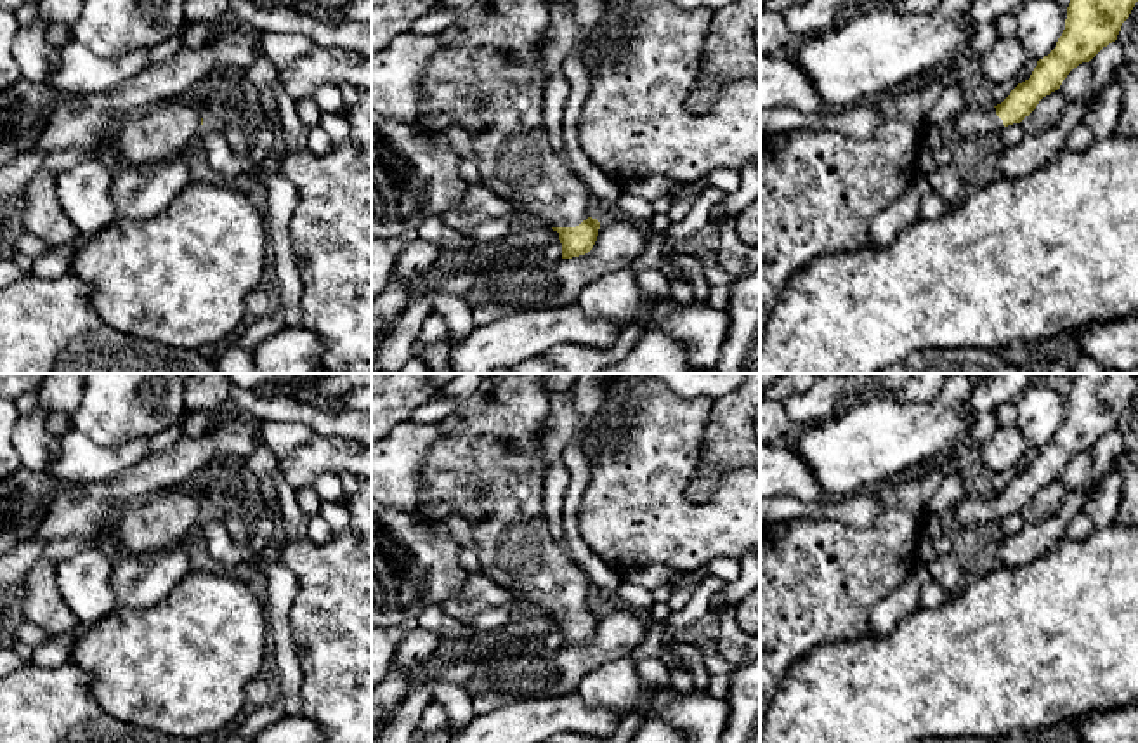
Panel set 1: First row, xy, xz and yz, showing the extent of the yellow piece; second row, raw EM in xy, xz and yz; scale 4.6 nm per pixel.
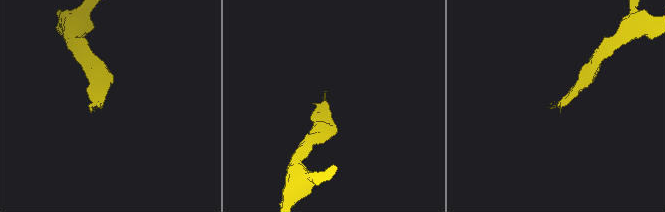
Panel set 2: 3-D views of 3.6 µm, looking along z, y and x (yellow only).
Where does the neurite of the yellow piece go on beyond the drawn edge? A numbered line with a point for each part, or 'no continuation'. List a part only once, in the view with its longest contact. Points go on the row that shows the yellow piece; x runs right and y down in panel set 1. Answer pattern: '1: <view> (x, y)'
1: xz (488, 78)

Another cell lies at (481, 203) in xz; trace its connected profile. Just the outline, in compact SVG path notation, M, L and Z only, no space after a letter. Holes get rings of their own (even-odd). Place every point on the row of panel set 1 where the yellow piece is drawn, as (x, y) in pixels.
M470 184L465 198L453 210L439 217L448 227L460 233L468 233L491 219L510 219L513 224L526 220L512 203L500 198L489 187L475 184Z

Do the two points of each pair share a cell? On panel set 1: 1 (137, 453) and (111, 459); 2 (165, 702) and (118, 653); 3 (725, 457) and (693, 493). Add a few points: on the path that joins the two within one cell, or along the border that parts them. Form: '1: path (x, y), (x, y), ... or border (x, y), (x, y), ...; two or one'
1: path (130, 453), (118, 459); one
2: path (155, 690), (130, 665); one
3: path (717, 466), (701, 485); one

